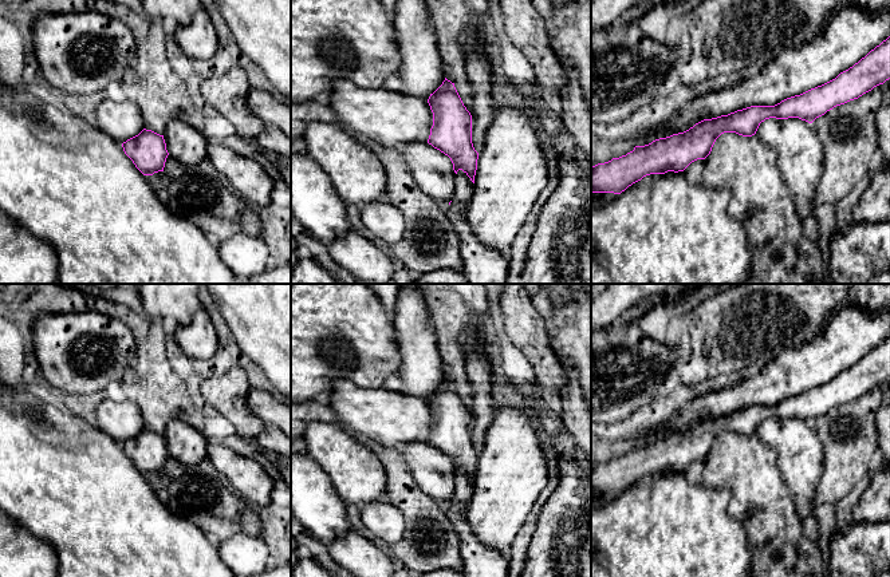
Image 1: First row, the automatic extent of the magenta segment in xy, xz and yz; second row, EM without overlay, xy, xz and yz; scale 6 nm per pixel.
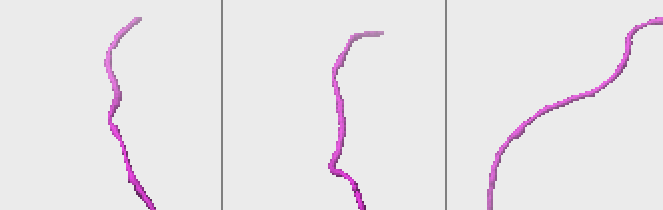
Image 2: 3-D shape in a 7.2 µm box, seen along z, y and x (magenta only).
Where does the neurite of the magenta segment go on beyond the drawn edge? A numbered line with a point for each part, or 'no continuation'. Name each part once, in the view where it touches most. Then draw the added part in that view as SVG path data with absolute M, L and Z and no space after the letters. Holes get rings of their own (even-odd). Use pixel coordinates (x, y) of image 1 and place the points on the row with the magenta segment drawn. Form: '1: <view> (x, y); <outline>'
1: yz (849, 34); M838 5L812 42L785 48L756 75L706 92L673 114L659 138L684 133L705 118L751 106L775 106L835 79L890 36L890 12Z

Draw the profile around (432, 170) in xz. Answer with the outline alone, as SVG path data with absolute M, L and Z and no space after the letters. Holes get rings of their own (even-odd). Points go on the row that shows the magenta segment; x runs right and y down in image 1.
M428 142L405 143L397 150L417 186L446 209L456 190L456 173L450 158Z

